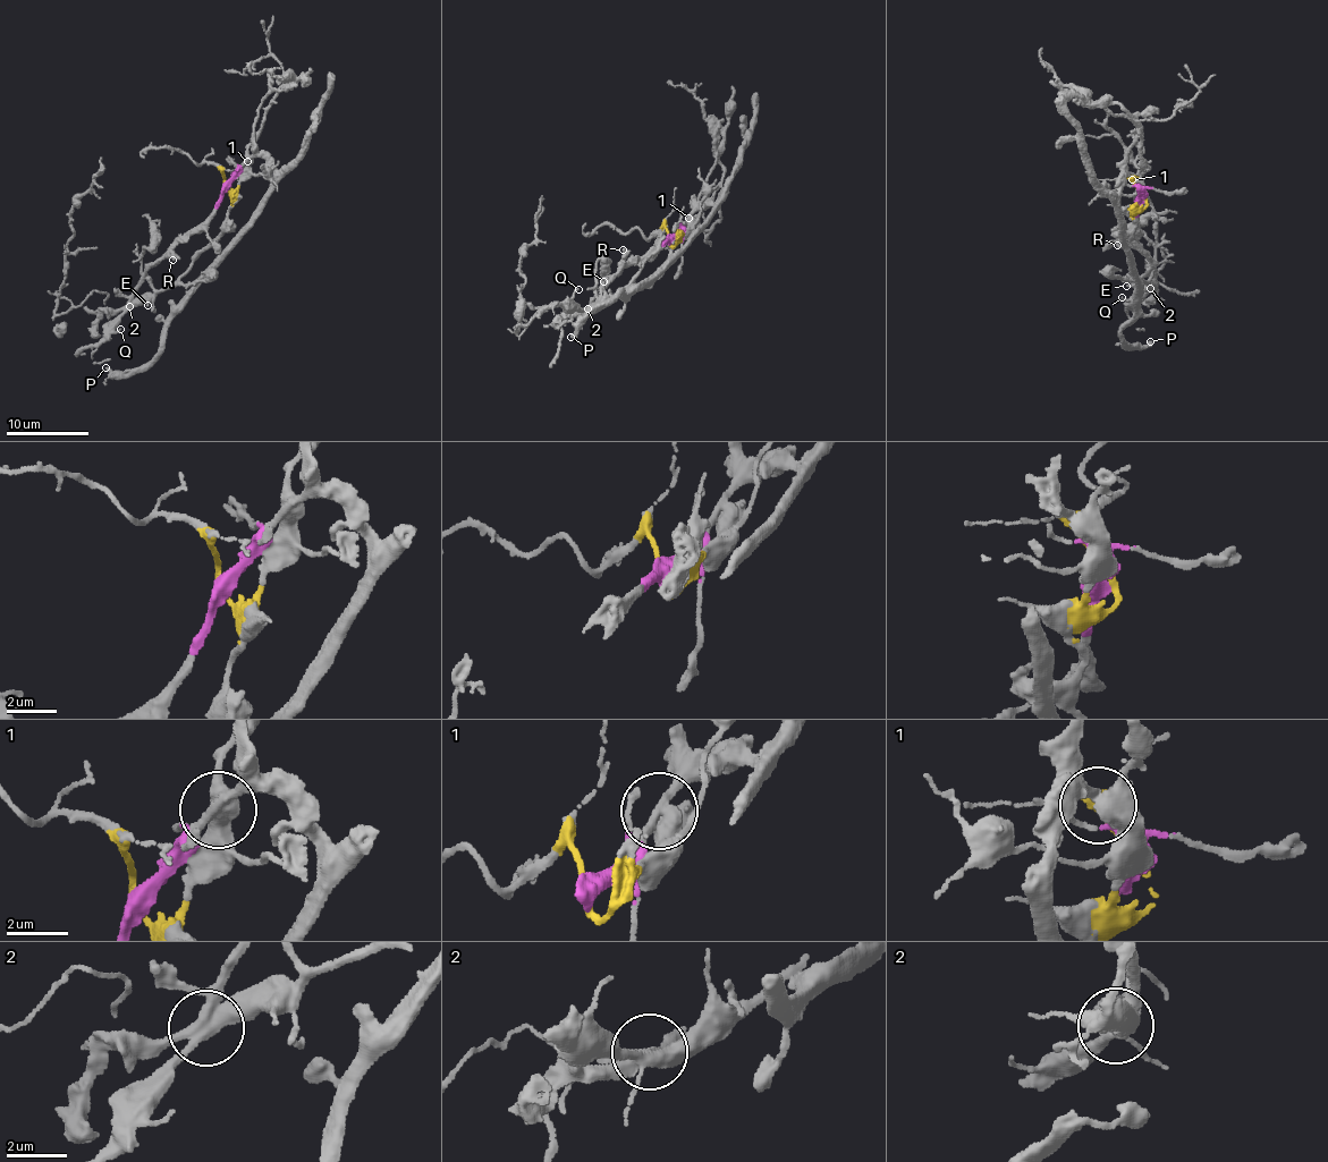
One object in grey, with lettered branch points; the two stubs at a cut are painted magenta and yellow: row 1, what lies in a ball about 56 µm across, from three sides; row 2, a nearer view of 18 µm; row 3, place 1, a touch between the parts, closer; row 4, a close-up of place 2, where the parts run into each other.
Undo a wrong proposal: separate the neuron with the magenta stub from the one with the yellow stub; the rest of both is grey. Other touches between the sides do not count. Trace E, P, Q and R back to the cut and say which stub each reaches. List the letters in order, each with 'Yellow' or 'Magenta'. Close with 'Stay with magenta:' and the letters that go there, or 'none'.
E: Yellow
P: Magenta
Q: Yellow
R: Magenta
Stay with magenta: P, R

